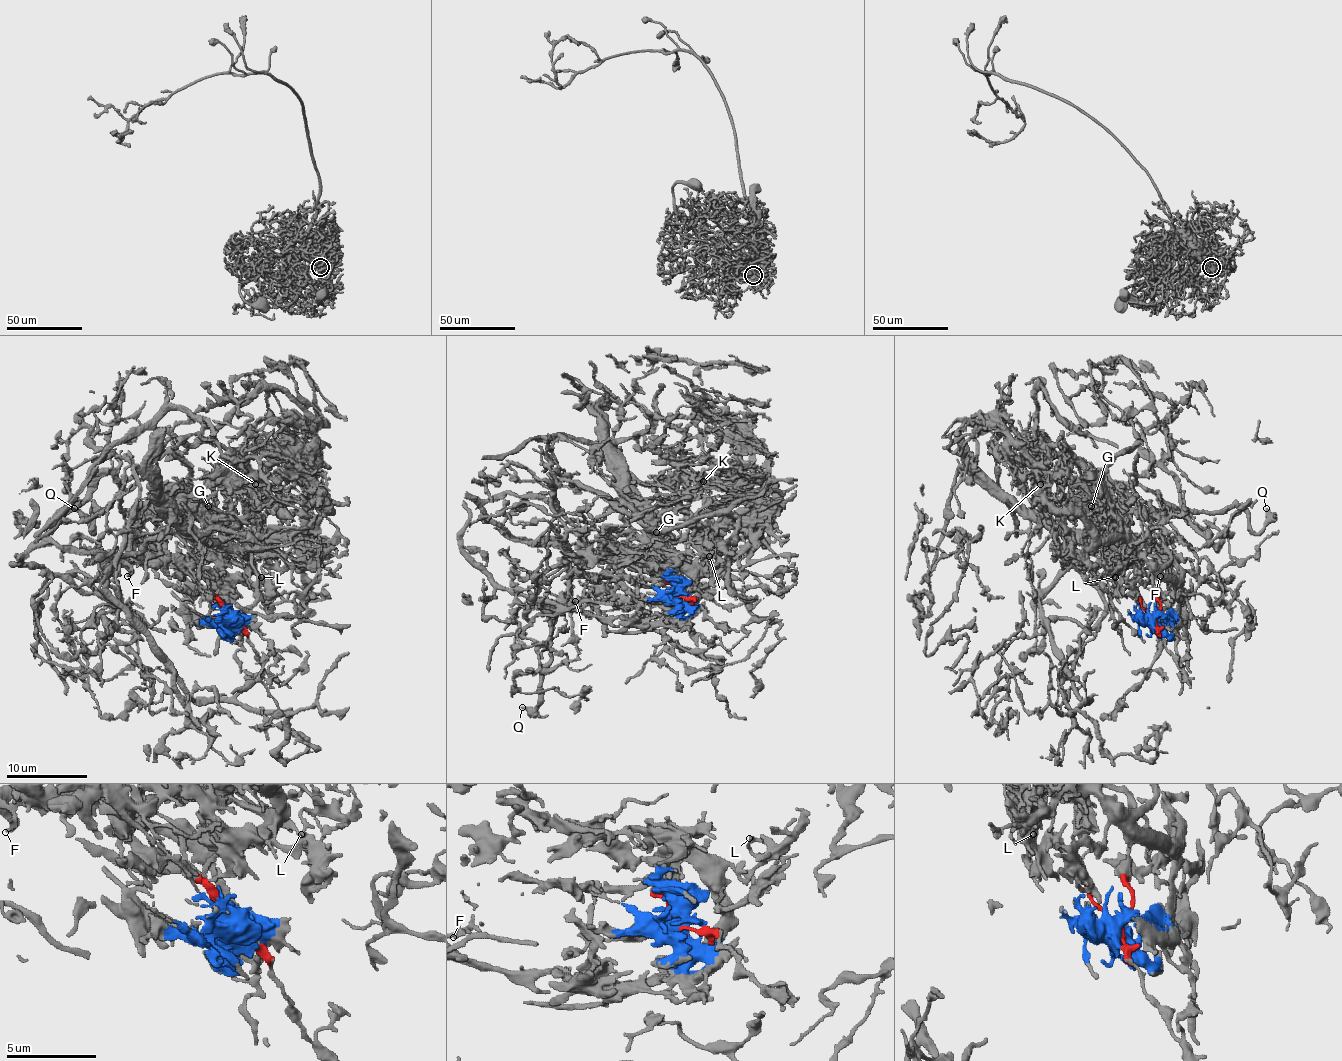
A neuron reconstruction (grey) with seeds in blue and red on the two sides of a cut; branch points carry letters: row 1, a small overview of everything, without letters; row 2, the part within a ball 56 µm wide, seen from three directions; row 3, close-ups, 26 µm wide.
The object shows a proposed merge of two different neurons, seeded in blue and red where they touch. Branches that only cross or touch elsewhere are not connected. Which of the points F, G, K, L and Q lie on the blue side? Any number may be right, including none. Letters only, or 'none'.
F, G, K, L

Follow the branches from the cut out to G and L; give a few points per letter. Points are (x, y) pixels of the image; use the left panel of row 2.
G: (226, 618), (236, 616), (222, 589), (249, 567), (249, 559), (236, 549), (232, 526), (214, 504), (208, 506)
L: (226, 618), (236, 616), (228, 604), (224, 587), (251, 565), (253, 553), (267, 561), (261, 567), (261, 577)

